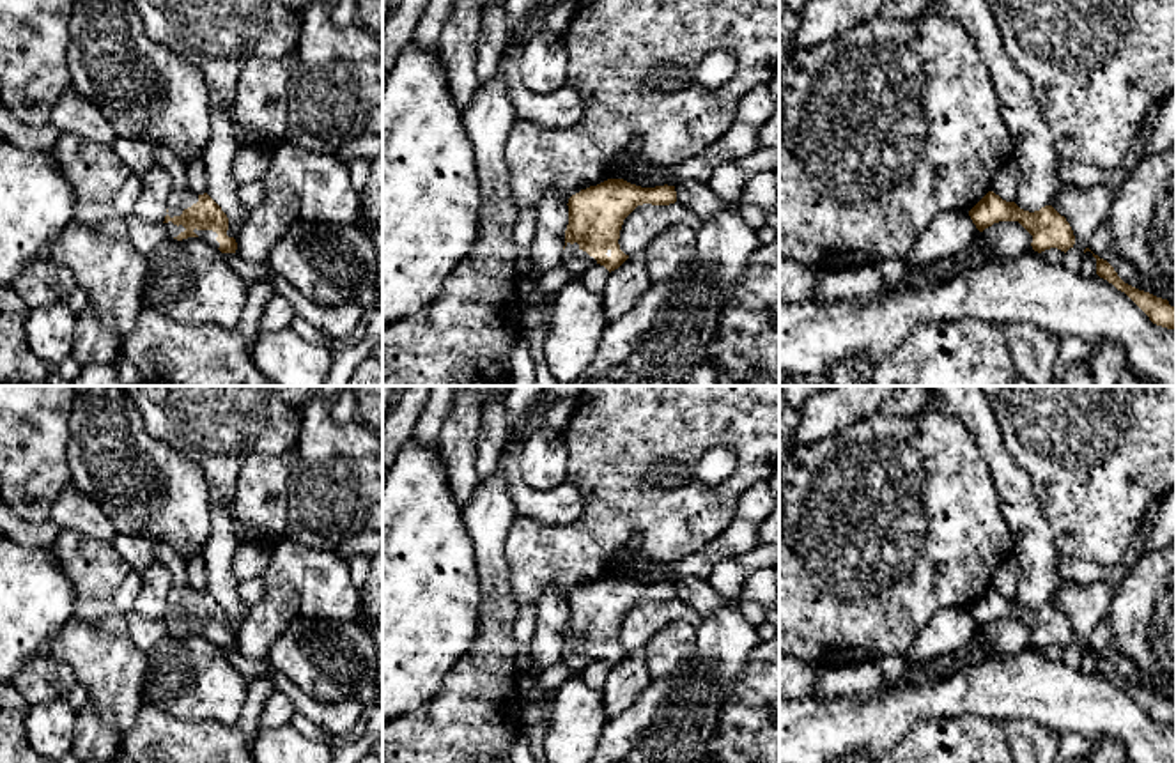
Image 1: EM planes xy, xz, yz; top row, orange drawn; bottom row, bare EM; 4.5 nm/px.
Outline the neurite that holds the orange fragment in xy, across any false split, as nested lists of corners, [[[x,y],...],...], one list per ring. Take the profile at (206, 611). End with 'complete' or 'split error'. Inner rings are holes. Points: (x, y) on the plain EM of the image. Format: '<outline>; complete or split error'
[[[152,542],[152,559],[156,559],[172,577],[168,591],[168,609],[165,623],[170,636],[198,634],[221,650],[236,650],[237,639],[227,632],[228,614],[221,604],[207,591],[195,591],[190,586],[186,561],[166,543]]]; split error

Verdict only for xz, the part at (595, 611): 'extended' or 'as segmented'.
extended

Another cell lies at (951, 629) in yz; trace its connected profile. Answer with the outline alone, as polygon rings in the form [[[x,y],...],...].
[[[942,609],[919,632],[905,657],[925,662],[962,650],[979,630],[969,609]]]

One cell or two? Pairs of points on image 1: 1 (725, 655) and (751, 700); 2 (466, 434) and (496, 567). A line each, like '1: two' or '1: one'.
1: two
2: two

